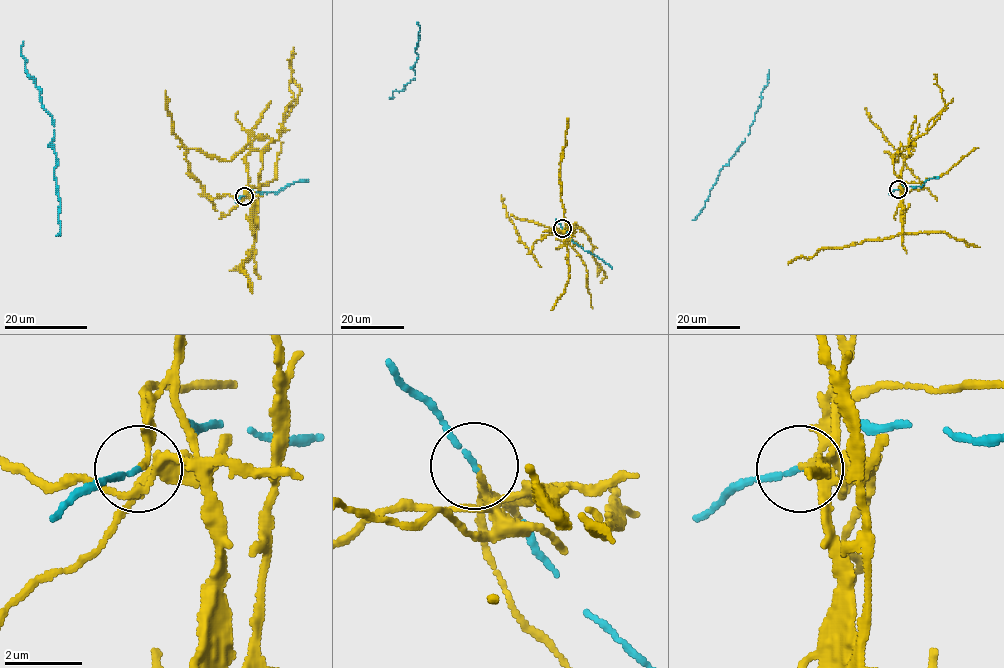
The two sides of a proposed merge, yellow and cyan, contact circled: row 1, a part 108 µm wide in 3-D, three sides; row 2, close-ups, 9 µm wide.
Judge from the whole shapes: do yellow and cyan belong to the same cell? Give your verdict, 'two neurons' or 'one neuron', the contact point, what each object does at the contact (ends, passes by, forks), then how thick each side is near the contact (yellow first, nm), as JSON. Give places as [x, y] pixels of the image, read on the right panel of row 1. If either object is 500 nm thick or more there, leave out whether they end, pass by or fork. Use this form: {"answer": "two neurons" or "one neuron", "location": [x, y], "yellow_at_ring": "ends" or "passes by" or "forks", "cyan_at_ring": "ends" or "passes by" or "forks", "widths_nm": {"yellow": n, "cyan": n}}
{"answer": "two neurons", "location": [898, 189], "yellow_at_ring": "ends", "cyan_at_ring": "ends", "widths_nm": {"yellow": 140, "cyan": 130}}

